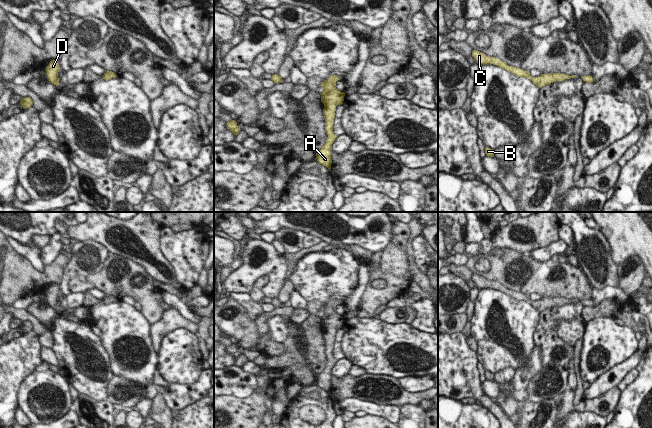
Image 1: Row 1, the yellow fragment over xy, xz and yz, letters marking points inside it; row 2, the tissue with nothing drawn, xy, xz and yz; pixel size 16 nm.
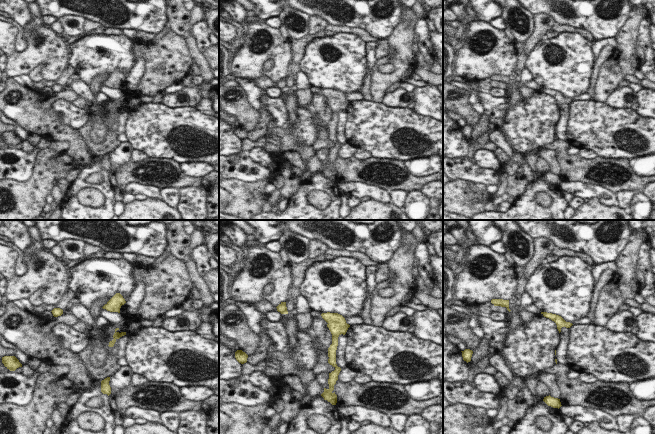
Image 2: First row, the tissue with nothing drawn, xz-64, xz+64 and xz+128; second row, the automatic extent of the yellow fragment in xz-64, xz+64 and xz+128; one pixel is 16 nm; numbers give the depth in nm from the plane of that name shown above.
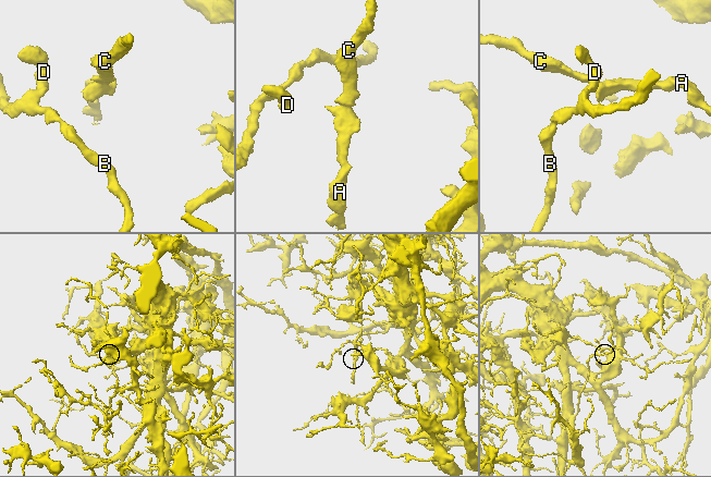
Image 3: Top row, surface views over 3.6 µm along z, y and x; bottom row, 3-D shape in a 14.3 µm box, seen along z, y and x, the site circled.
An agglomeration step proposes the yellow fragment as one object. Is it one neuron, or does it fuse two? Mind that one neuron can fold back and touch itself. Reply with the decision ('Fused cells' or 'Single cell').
Single cell.

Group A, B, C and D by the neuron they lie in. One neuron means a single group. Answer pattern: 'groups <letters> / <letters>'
groups A B C D

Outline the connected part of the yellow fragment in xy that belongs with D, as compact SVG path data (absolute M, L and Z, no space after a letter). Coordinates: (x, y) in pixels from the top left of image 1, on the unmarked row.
M51 284L49 286L49 289L45 293L49 307L52 307L56 310L59 308L59 301L58 301L59 294L60 289L58 288L58 285Z

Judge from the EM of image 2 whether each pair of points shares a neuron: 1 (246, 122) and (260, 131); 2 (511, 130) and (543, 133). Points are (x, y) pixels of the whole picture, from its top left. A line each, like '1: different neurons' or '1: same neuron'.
1: different neurons
2: same neuron

